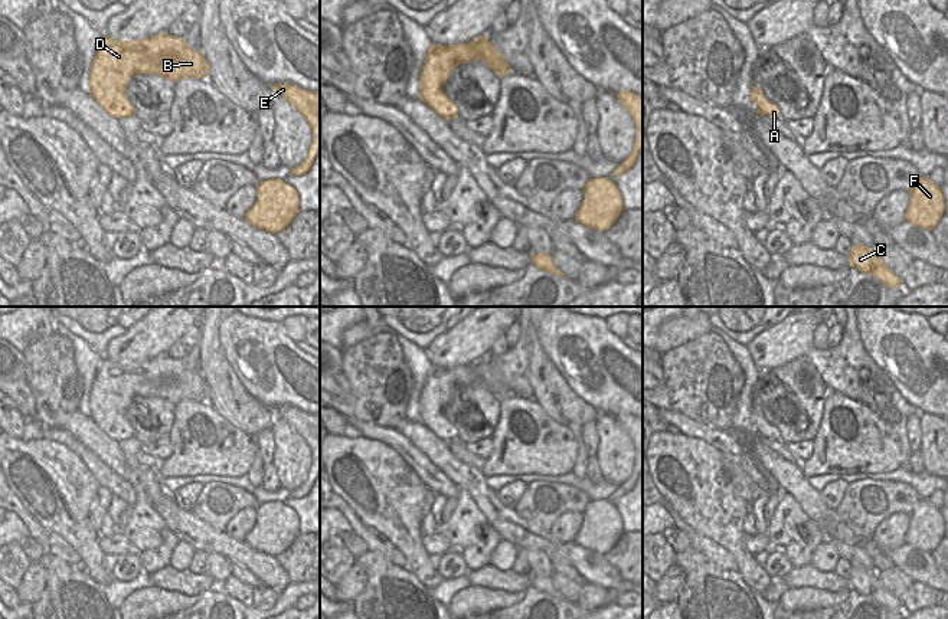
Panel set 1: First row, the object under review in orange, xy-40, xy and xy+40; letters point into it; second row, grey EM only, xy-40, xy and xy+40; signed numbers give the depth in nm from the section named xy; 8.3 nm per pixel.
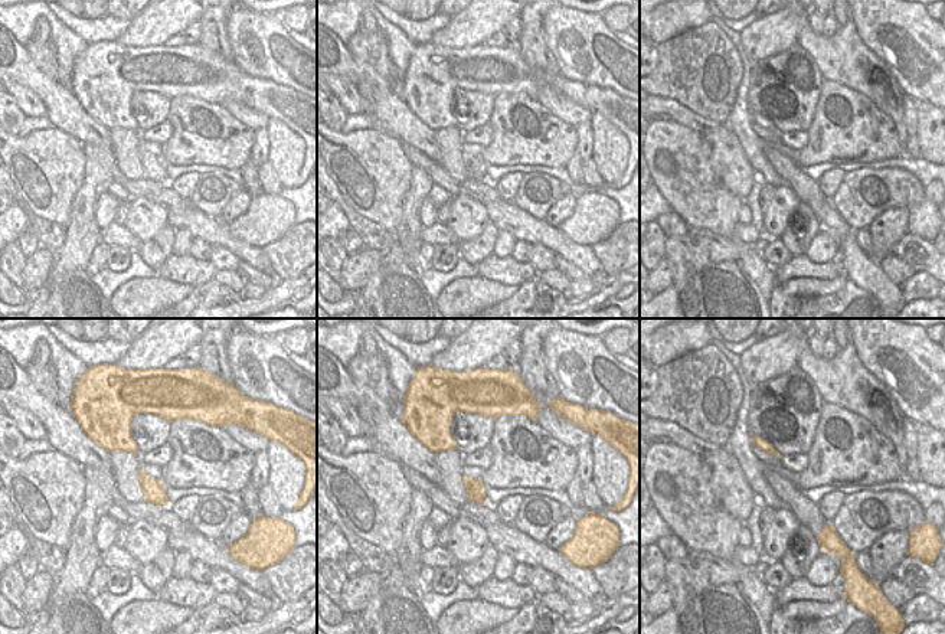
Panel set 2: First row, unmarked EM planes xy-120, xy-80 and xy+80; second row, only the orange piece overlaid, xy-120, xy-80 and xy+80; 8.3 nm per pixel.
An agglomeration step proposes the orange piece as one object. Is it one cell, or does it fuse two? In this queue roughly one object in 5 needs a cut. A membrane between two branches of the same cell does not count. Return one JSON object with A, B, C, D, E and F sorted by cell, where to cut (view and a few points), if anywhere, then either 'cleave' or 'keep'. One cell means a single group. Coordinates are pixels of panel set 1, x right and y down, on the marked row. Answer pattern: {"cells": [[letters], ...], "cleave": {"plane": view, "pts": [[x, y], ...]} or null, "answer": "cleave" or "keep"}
{"cells": [["A", "B", "C", "D", "E", "F"]], "cleave": null, "answer": "keep"}

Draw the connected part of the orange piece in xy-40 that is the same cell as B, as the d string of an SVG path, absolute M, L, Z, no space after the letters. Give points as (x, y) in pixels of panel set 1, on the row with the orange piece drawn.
M158 33L141 40L115 40L104 35L89 71L89 95L111 117L135 114L125 95L134 73L158 75L177 83L183 78L206 79L209 63L182 37Z

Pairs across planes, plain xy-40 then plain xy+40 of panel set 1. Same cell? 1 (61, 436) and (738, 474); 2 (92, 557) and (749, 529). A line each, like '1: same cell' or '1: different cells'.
1: different cells
2: different cells

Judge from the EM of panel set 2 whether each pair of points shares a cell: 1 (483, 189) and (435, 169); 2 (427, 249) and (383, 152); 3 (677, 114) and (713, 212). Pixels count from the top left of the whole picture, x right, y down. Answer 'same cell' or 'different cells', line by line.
1: same cell
2: different cells
3: different cells

